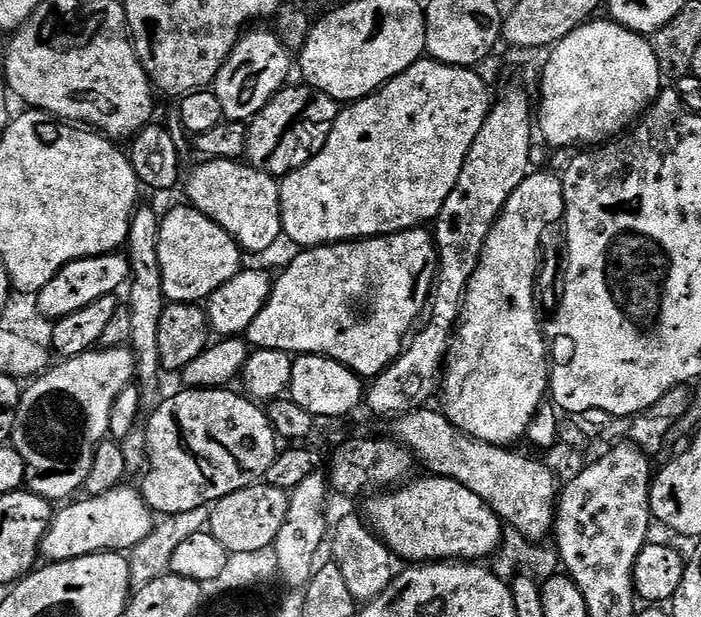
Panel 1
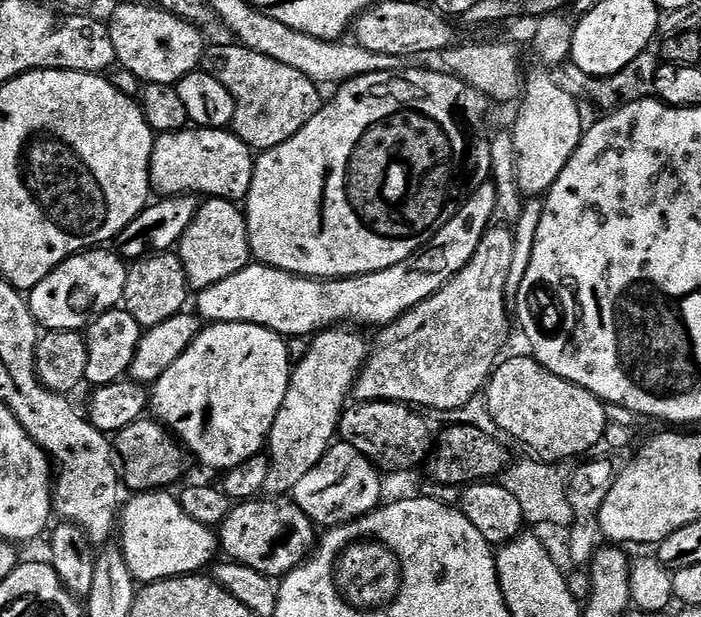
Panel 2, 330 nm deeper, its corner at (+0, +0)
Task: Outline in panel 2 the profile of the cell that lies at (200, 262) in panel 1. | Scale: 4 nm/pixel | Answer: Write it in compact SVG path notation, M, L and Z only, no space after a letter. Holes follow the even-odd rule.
M208 198L204 205L195 209L188 222L188 229L181 234L178 241L178 255L188 283L193 289L203 290L212 284L222 282L238 270L253 263L254 253L248 237L248 217L239 203L223 198Z

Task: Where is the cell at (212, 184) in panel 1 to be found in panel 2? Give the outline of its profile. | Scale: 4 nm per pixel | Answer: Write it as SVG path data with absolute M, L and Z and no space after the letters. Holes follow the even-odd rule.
M195 126L185 127L179 132L166 132L156 136L156 145L152 151L152 167L150 169L152 173L152 187L159 195L164 198L180 198L185 194L192 194L188 192L201 192L201 197L204 198L223 198L230 201L235 201L237 199L236 195L247 193L250 185L252 185L252 169L254 167L253 157L248 157L250 155L250 149L248 149L243 142L237 138L231 131L225 130L223 132L220 126L213 126L211 128L197 128Z

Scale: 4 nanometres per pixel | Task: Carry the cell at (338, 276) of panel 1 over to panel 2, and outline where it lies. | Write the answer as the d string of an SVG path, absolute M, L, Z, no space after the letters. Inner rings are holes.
M492 182L480 184L478 190L471 192L460 207L445 219L444 225L428 245L386 270L325 280L295 276L271 264L253 262L247 268L238 270L238 274L203 289L203 319L222 324L257 324L269 328L271 332L279 332L285 338L308 338L333 326L347 325L347 320L353 320L356 324L387 326L435 292L442 291L472 261L493 223L495 208L492 202L495 199L495 185Z

